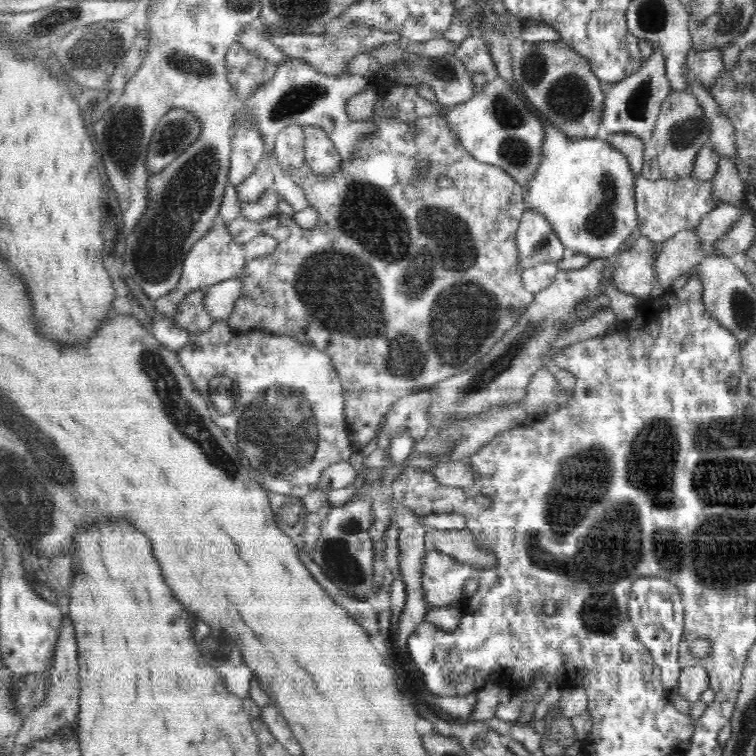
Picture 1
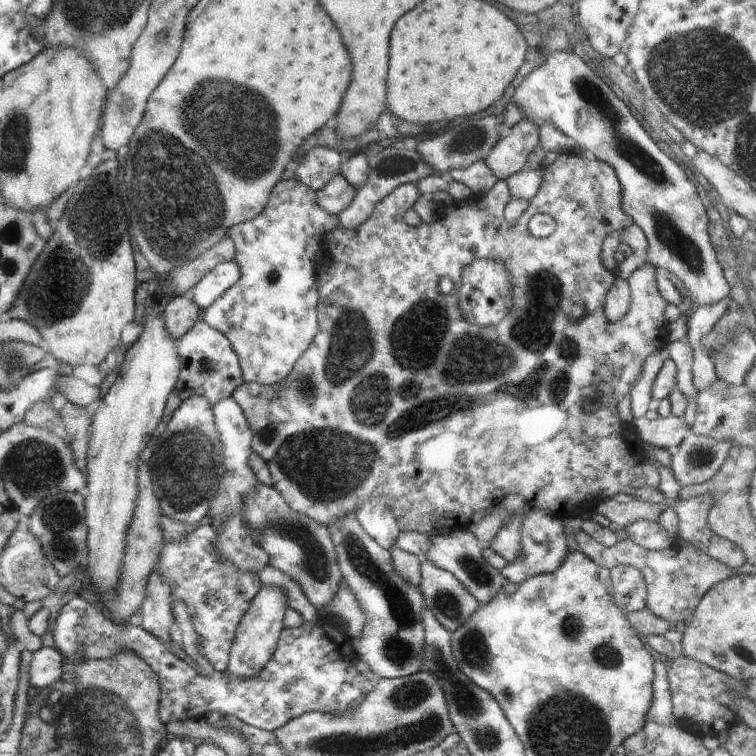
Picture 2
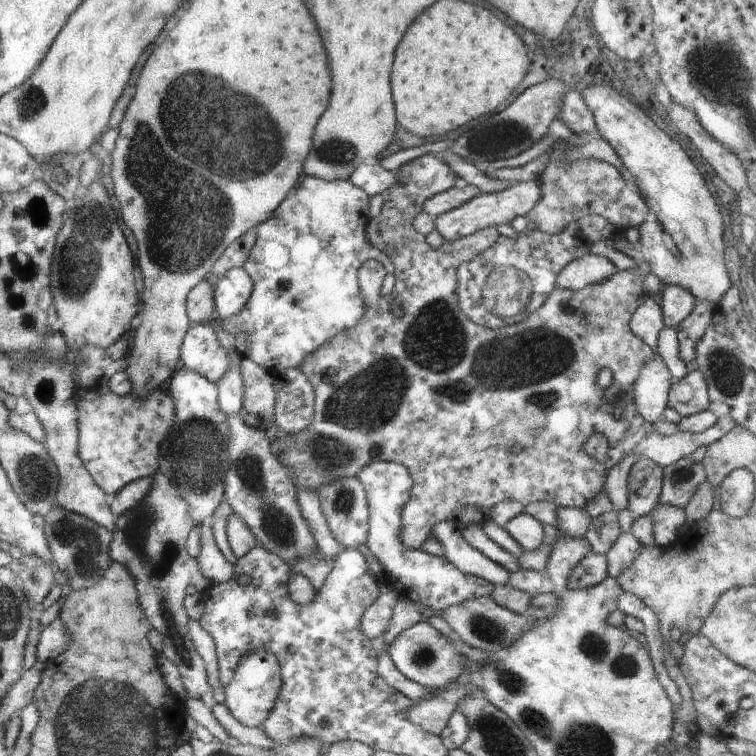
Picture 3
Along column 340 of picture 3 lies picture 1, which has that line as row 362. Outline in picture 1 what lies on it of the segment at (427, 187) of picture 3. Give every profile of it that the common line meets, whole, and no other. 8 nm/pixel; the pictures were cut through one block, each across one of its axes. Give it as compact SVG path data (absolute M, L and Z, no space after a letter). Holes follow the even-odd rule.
M372 113L368 119L376 125L376 131L368 137L359 137L352 153L352 160L346 166L342 166L343 161L334 143L320 127L312 125L302 127L292 124L292 126L286 126L284 130L280 130L276 135L273 149L276 161L284 173L290 175L291 179L304 190L309 206L313 206L319 214L314 228L304 229L296 224L294 216L278 212L261 221L252 221L238 216L227 225L234 242L241 245L250 242L258 234L270 234L277 240L277 247L273 252L247 260L243 269L238 273L237 278L241 280L242 288L238 300L234 302L234 310L232 310L230 318L226 320L229 327L237 332L250 332L257 328L271 334L287 334L298 342L313 343L316 348L325 352L332 359L332 365L340 377L340 384L344 391L344 414L354 451L364 450L368 443L377 436L378 430L380 431L384 423L386 413L392 410L396 400L409 396L420 389L432 388L436 383L475 368L482 361L482 357L486 356L504 336L504 333L515 326L535 297L525 289L522 282L523 268L519 265L516 248L516 231L526 210L524 199L522 199L522 186L506 170L479 162L468 153L458 141L456 131L452 131L444 114L422 116L410 123L396 117L389 119L388 117L378 117L376 113ZM412 126L416 126L419 130L417 136L410 132ZM422 161L430 163L430 168L425 173L418 169L418 164ZM440 176L448 176L454 185L450 188L438 187L436 180Z

